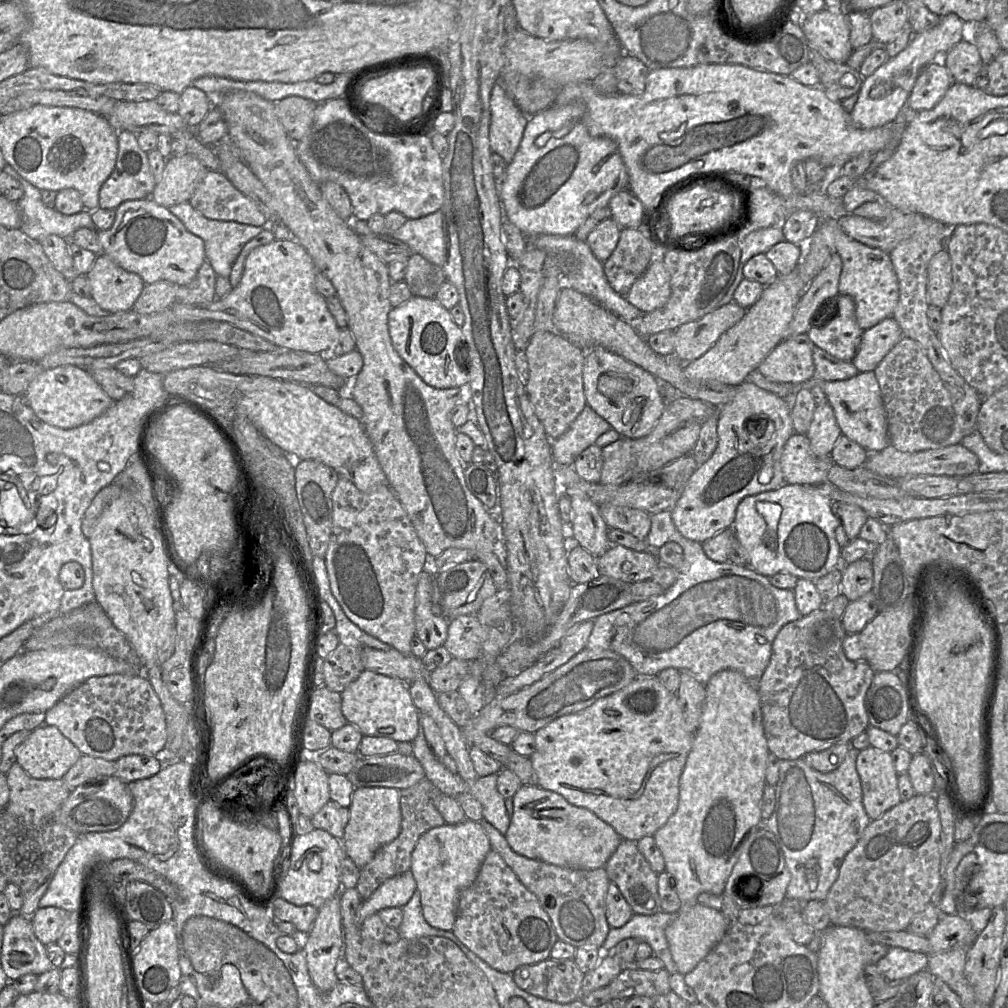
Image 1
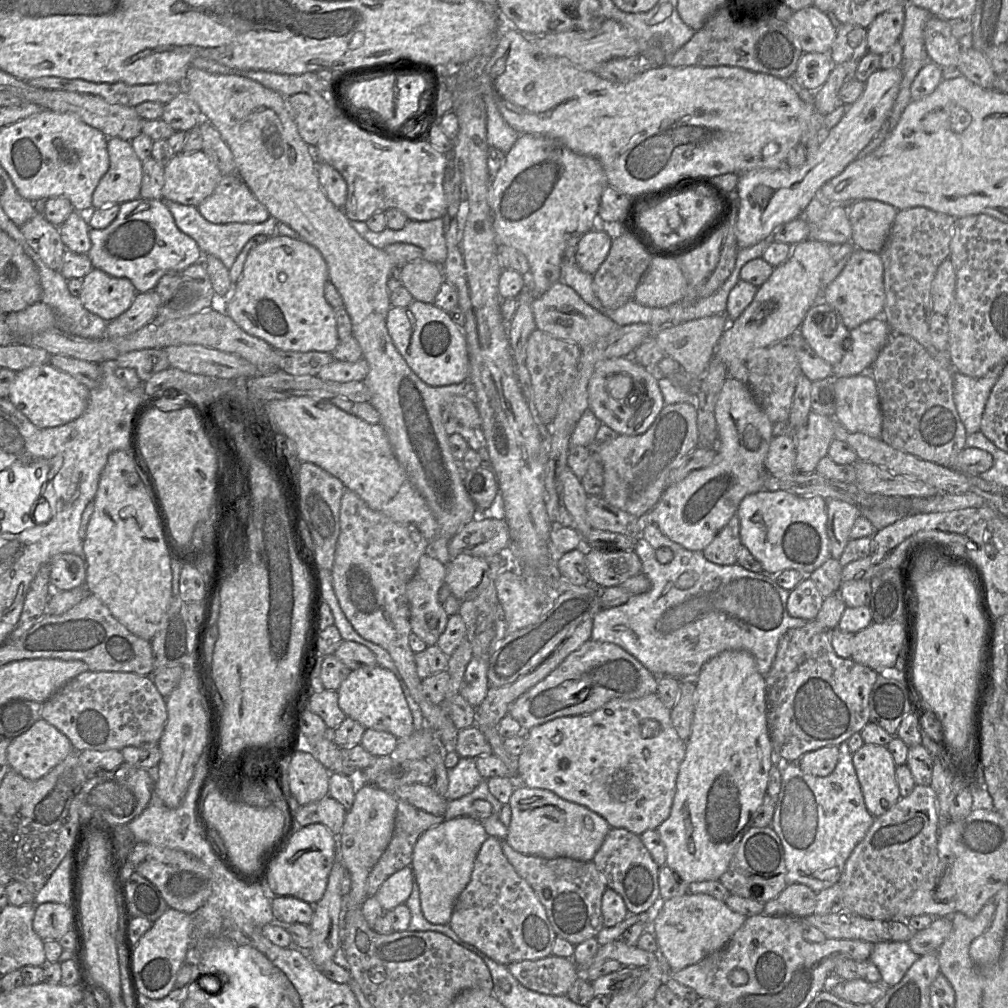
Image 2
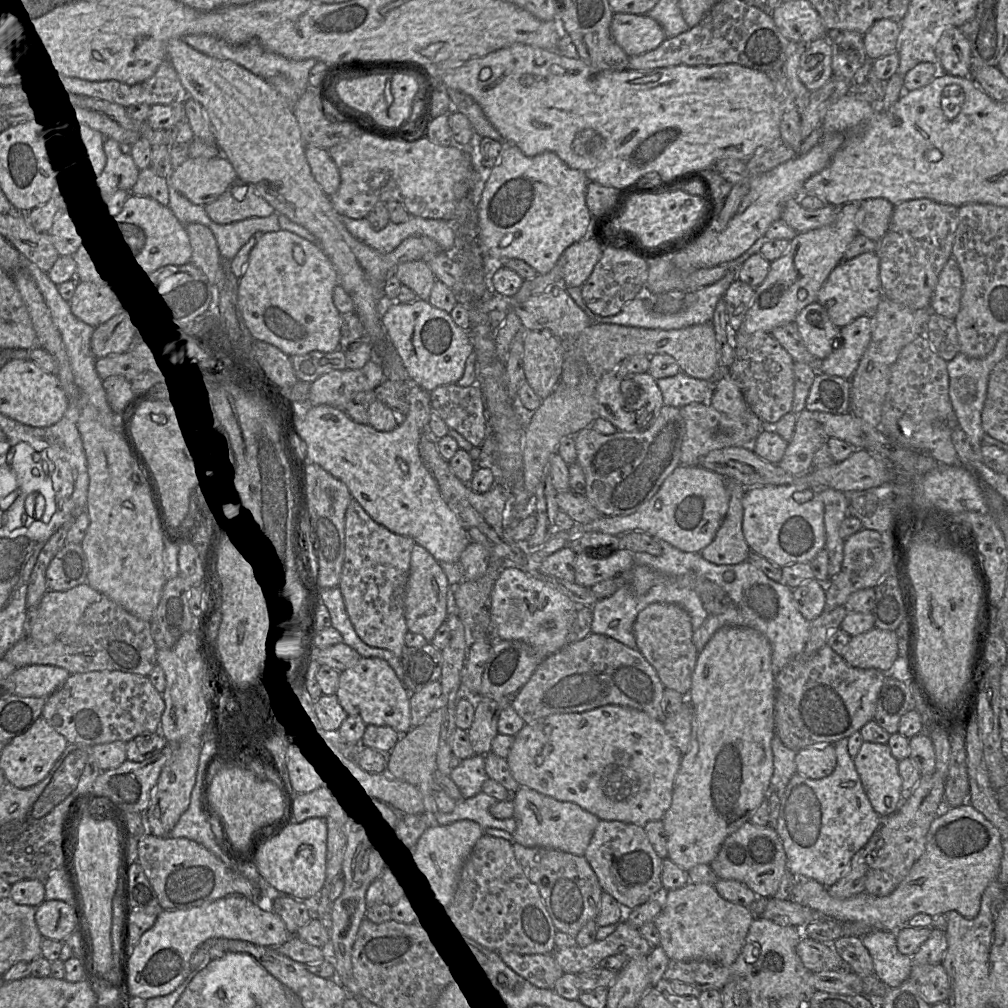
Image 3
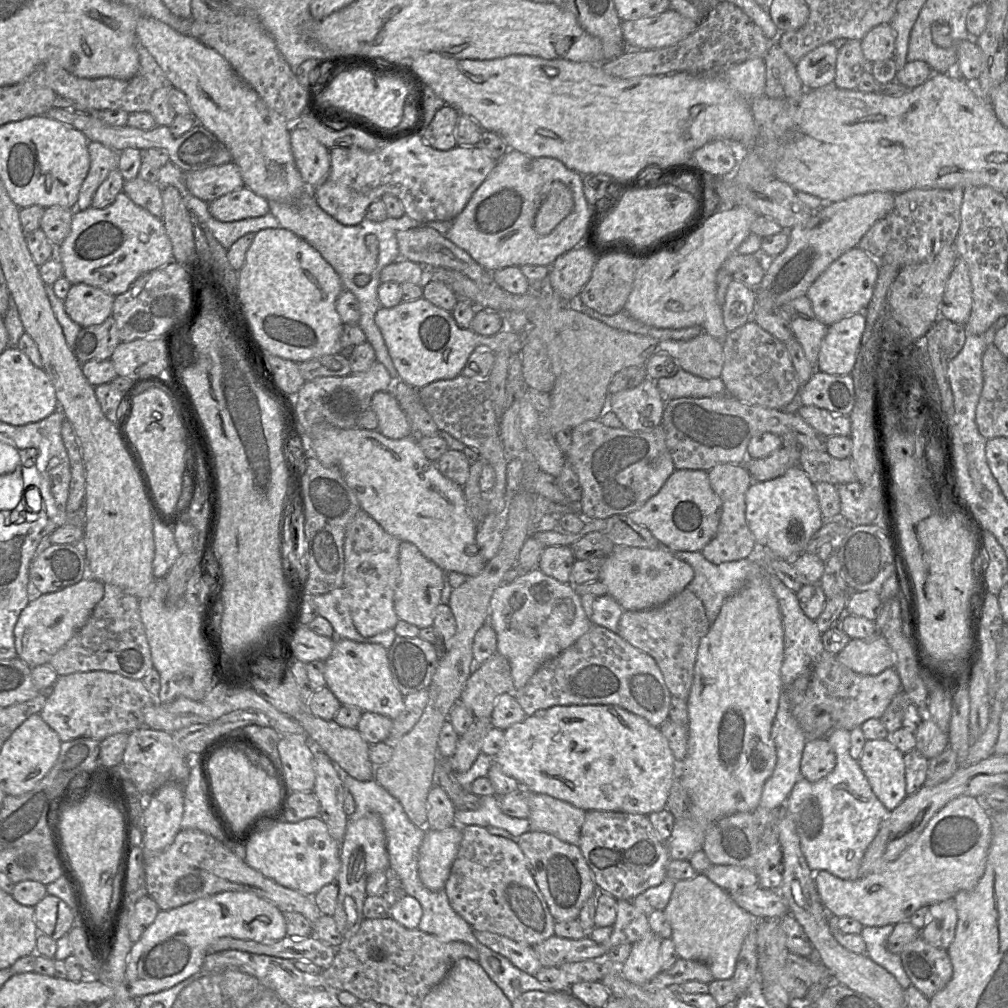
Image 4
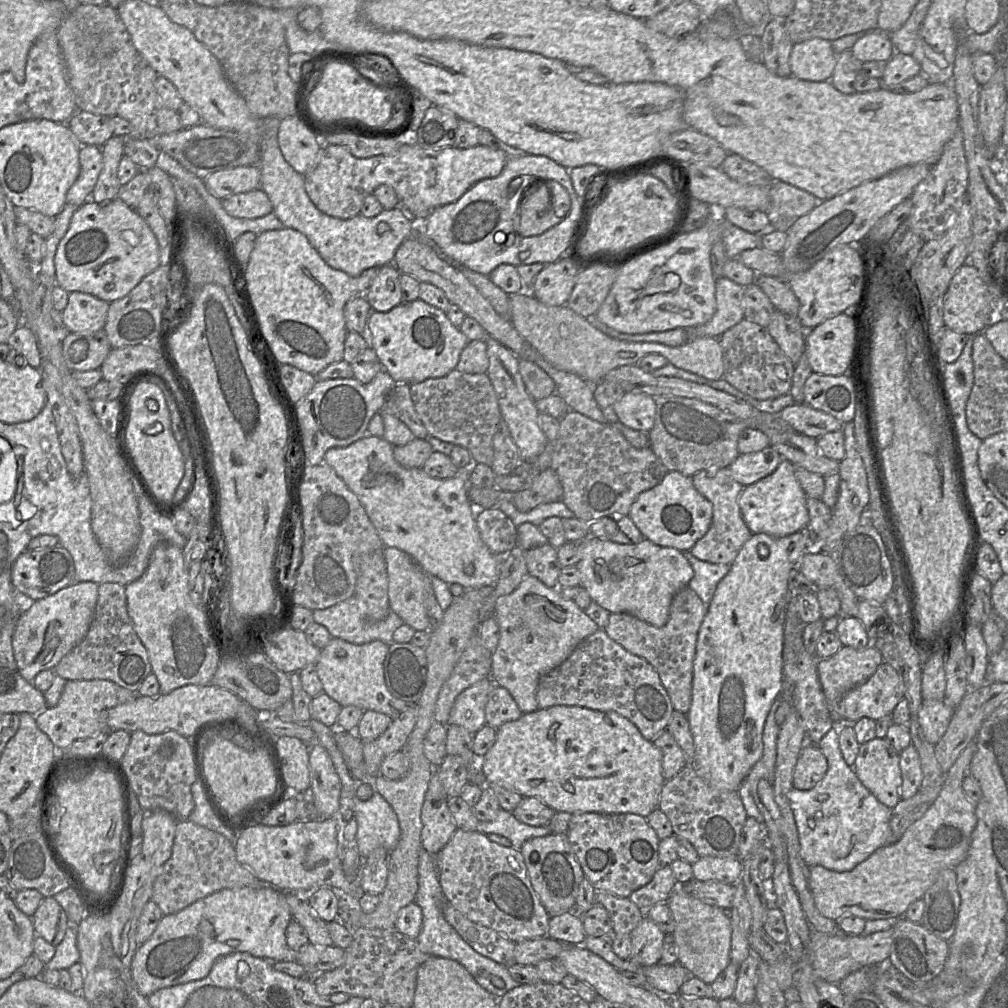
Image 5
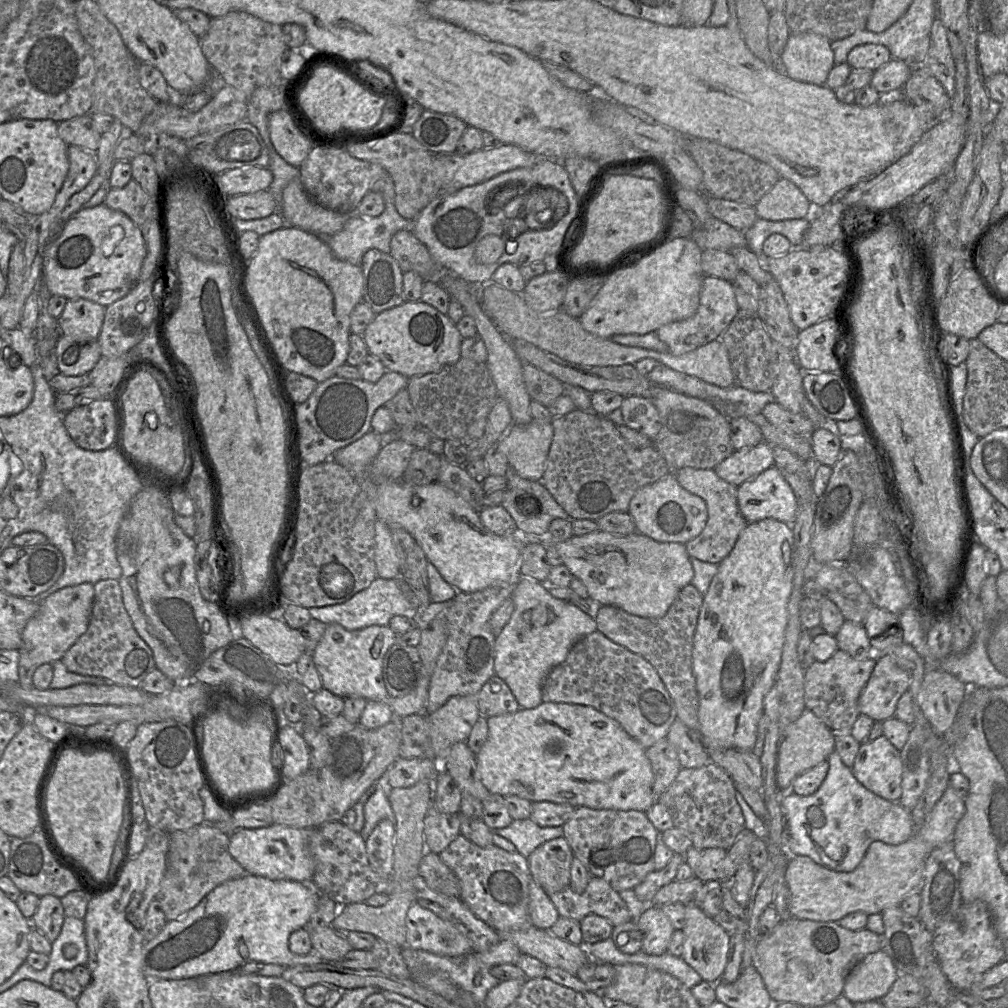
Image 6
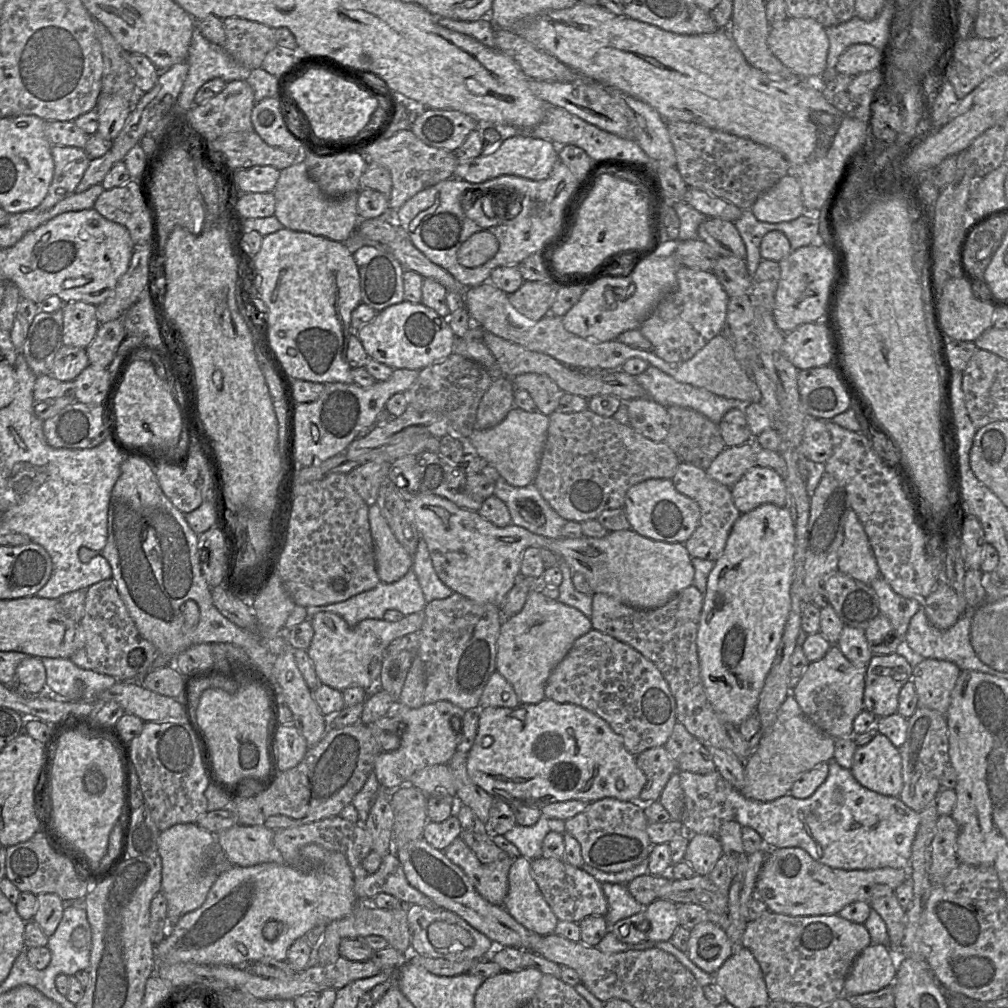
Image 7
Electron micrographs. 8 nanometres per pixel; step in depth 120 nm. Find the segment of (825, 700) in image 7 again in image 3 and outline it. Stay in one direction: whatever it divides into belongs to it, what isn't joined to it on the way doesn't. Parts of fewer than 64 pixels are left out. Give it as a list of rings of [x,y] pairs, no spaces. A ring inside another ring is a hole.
[[[877,627],[871,630],[852,636],[842,655],[848,665],[861,668],[875,668],[884,673],[889,673],[893,664],[898,658],[898,643],[896,631],[883,630]]]

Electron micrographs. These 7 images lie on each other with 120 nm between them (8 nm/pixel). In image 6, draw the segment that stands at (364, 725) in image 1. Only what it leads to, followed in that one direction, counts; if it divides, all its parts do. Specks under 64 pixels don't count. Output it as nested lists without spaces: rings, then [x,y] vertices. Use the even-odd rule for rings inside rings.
[[[329,623],[326,626],[325,632],[321,638],[321,640],[319,641],[319,643],[317,644],[316,648],[314,649],[313,653],[312,653],[312,657],[315,663],[315,667],[318,671],[318,673],[320,674],[321,680],[322,680],[322,685],[325,689],[327,689],[328,691],[332,692],[333,694],[340,696],[342,698],[348,698],[348,697],[362,697],[365,698],[366,700],[370,701],[379,701],[379,702],[383,702],[385,704],[387,704],[394,712],[394,715],[396,718],[403,718],[405,716],[409,716],[409,715],[414,715],[414,714],[426,714],[426,708],[428,706],[428,692],[429,692],[429,680],[427,678],[427,675],[422,675],[422,662],[421,662],[421,675],[420,675],[420,679],[418,682],[418,685],[416,687],[416,689],[408,694],[405,695],[403,697],[399,697],[399,698],[395,698],[392,697],[385,686],[384,680],[383,680],[383,660],[384,657],[387,653],[387,651],[389,650],[389,648],[396,643],[396,641],[398,641],[398,636],[401,635],[397,635],[389,625],[383,626],[383,625],[371,625],[362,629],[358,629],[358,630],[347,630],[345,629],[342,625],[338,624],[338,623]]]

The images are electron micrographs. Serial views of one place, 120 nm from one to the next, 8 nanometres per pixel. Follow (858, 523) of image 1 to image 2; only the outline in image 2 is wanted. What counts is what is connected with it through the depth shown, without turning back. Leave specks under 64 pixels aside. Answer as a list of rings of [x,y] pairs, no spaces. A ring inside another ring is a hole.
[[[825,499],[827,506],[827,534],[830,540],[831,558],[839,560],[849,538],[855,520],[861,516],[860,509],[847,502]]]

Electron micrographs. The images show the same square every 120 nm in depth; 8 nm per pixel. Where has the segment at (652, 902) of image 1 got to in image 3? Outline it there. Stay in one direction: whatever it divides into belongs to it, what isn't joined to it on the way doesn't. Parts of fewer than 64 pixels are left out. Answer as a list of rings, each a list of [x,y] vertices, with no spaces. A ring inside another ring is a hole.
[[[600,820],[584,857],[595,872],[603,892],[613,896],[626,911],[644,904],[663,887],[663,860],[656,854],[641,826]]]

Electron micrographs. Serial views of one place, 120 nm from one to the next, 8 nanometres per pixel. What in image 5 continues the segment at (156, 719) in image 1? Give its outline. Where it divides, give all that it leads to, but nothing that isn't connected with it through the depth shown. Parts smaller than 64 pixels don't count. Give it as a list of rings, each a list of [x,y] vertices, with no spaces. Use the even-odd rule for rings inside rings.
[[[67,680],[58,703],[36,714],[35,722],[56,748],[65,748],[78,739],[111,732],[107,725],[108,711],[132,700],[136,695],[137,692],[109,680]]]

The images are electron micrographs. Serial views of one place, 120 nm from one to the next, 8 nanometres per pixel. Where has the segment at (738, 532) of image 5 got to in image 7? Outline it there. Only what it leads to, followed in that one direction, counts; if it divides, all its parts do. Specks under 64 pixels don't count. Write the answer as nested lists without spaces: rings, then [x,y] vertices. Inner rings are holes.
[[[686,462],[679,463],[672,481],[679,493],[693,499],[700,507],[699,524],[684,543],[689,555],[715,562],[725,549],[735,521],[742,514],[734,504],[731,488],[709,477],[703,468]]]

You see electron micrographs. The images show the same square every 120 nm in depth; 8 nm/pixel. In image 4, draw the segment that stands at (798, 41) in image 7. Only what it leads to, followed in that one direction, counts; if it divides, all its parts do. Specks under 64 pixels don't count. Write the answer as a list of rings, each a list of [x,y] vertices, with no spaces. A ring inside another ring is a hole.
[[[832,43],[823,44],[807,53],[796,64],[797,74],[806,90],[833,83],[838,50]]]

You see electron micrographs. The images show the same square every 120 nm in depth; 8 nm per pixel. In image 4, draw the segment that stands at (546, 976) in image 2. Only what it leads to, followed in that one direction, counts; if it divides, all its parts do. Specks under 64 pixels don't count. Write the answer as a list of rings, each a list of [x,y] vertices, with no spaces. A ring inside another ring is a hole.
[[[473,930],[479,943],[507,958],[519,970],[534,976],[542,968],[532,946],[488,931]]]

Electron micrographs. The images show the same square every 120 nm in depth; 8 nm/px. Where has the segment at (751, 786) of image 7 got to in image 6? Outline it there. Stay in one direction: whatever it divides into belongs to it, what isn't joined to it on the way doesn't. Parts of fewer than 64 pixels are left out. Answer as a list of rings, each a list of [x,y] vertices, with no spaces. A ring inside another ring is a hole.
[[[806,708],[795,722],[786,727],[784,737],[779,743],[776,761],[777,785],[785,793],[791,792],[792,783],[797,776],[827,760],[834,750],[834,733]]]

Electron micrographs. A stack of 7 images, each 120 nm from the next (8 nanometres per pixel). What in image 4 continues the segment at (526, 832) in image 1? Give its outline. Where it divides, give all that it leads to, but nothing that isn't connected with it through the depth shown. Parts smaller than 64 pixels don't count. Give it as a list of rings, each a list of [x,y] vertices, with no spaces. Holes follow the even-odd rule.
[[[520,784],[518,791],[524,794],[530,808],[527,819],[531,832],[547,833],[563,842],[579,846],[586,817],[584,810],[549,795],[533,793]]]

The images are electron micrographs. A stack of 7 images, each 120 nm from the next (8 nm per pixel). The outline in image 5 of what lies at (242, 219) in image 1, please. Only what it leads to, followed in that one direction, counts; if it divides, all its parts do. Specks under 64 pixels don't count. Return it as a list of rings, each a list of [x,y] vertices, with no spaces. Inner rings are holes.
[[[256,188],[221,200],[224,210],[233,217],[255,219],[273,212],[273,205],[266,192]]]

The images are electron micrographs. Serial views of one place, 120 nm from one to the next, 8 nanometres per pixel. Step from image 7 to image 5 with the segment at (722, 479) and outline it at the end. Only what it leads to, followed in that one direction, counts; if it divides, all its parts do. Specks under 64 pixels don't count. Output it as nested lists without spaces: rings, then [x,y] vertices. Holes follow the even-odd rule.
[[[768,446],[758,452],[739,454],[729,469],[733,478],[746,487],[774,472],[782,459],[776,449]]]

